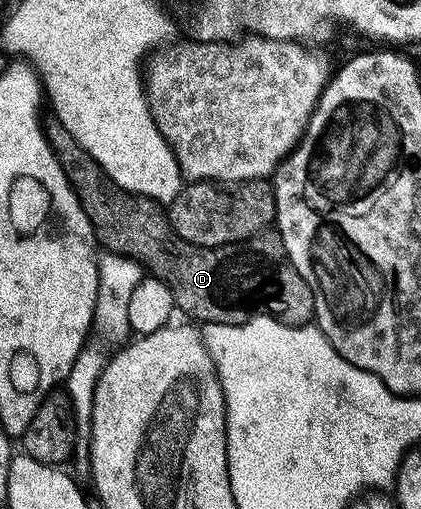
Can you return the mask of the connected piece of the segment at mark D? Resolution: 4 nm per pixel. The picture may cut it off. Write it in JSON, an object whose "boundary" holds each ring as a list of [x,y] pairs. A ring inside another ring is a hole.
{"boundary":[[[46,116],[43,128],[53,154],[59,159],[59,167],[63,167],[63,175],[67,175],[67,183],[71,183],[91,223],[96,240],[100,244],[102,241],[106,250],[136,259],[152,276],[168,282],[178,310],[181,308],[198,317],[193,318],[198,322],[210,325],[234,324],[233,305],[237,309],[246,305],[253,309],[249,311],[260,311],[285,325],[308,325],[314,320],[311,287],[303,275],[295,271],[276,232],[266,231],[246,241],[217,245],[214,249],[183,241],[169,228],[166,210],[158,202],[124,193],[116,187],[105,189],[107,178],[99,163],[95,163],[93,156],[73,138],[71,131],[61,126],[58,117]],[[233,265],[241,269],[234,277]]]}

